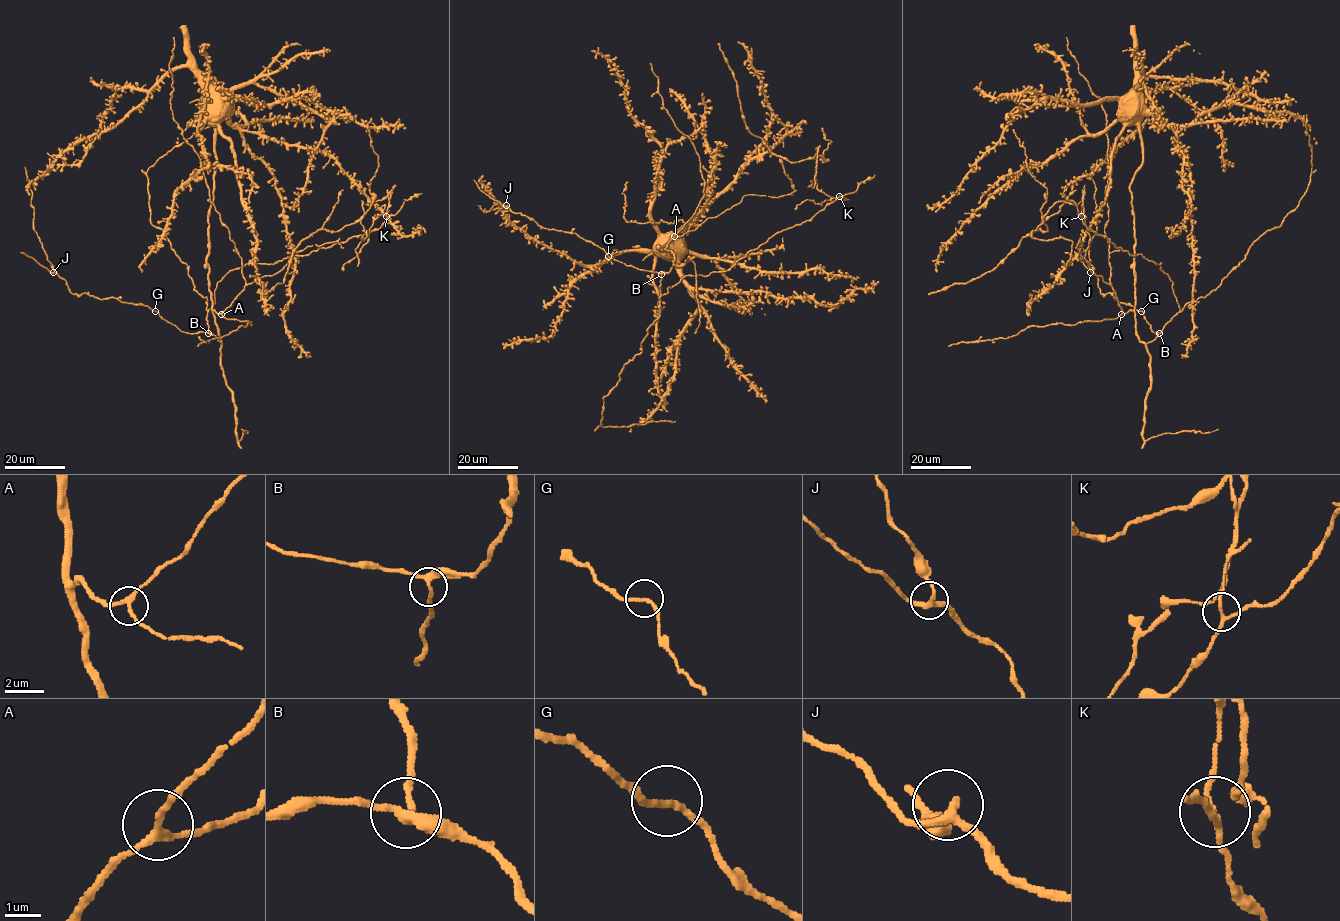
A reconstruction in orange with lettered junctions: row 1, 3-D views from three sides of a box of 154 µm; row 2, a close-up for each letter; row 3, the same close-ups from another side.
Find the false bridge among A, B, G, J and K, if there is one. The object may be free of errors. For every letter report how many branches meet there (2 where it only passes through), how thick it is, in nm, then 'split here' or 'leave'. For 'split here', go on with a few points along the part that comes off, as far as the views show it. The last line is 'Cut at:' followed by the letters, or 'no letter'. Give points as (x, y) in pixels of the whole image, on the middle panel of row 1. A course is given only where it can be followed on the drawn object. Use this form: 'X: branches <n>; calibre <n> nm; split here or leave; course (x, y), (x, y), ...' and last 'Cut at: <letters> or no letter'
A: branches 3; calibre 200 nm; leave
B: branches 3; calibre 220 nm; leave
G: branches 2; calibre 150 nm; leave
J: branches 3; calibre 200 nm; leave
K: branches 3; calibre 150 nm; split here; course (840, 196), (829, 196), (816, 187), (816, 160), (788, 161), (748, 130), (733, 72), (718, 43)
Cut at: K

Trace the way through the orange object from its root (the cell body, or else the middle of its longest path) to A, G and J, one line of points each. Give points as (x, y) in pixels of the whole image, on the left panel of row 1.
A: (215, 108), (216, 170), (208, 218), (206, 265), (212, 309), (221, 314)
G: (215, 108), (216, 170), (208, 218), (206, 265), (212, 312), (221, 343), (204, 332), (180, 331), (155, 311)
J: (215, 108), (216, 170), (206, 265), (221, 343), (204, 332), (180, 331), (146, 306), (72, 294), (53, 272)

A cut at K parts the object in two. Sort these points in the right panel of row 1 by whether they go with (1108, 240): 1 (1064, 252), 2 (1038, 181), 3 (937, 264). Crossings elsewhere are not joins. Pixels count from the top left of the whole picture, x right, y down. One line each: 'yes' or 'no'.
1: yes
2: no
3: yes

